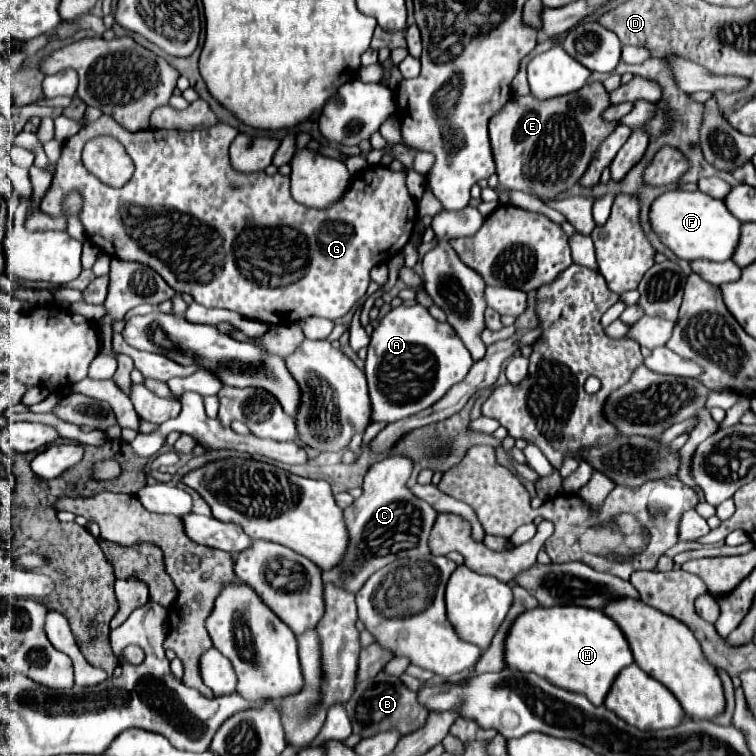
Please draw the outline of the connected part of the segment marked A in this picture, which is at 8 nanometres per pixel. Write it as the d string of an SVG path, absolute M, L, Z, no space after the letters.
M401 305L393 307L375 327L369 347L367 347L367 359L365 359L365 375L369 383L369 395L371 395L371 407L373 407L373 421L385 421L393 423L397 419L405 419L409 415L415 415L433 403L437 403L455 383L465 379L469 373L473 359L453 327L449 323L435 321L429 311L423 305Z

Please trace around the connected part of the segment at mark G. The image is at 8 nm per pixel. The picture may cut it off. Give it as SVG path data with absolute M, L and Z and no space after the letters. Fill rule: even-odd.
M101 115L95 123L87 125L85 129L81 129L77 135L73 135L71 139L67 139L63 143L61 157L57 161L57 173L55 173L55 179L53 179L49 191L43 197L41 211L47 213L47 215L55 215L55 217L65 215L65 207L63 207L65 197L69 193L73 193L73 191L79 191L81 197L83 197L83 207L81 207L79 219L83 223L87 239L93 241L93 245L99 251L107 253L109 257L119 257L119 259L125 259L125 261L139 261L139 263L145 263L145 265L153 267L169 283L171 289L175 289L179 293L183 293L183 291L189 293L203 307L229 309L229 311L239 313L245 319L263 321L267 325L273 325L273 321L275 323L291 325L291 323L297 323L297 321L307 319L307 317L325 317L325 319L339 319L339 317L343 317L365 295L367 285L369 285L369 271L371 271L371 267L387 263L397 253L401 253L401 249L409 243L409 239L413 235L413 227L415 227L415 219L417 219L417 203L409 195L409 191L405 187L405 171L391 171L391 169L381 167L381 165L369 167L367 171L363 171L363 173L353 177L351 187L347 189L347 193L343 195L343 199L339 203L335 203L333 207L329 207L325 211L317 211L317 209L309 209L309 207L299 205L299 203L293 201L293 197L289 193L289 177L283 177L279 173L275 177L269 177L263 171L259 171L259 173L235 171L231 167L231 163L229 163L229 143L235 139L235 135L237 135L237 131L233 127L221 125L221 123L209 127L209 129L193 129L193 131L183 131L183 129L147 129L147 131L129 133L129 131L121 129L109 115ZM93 135L113 135L113 137L119 137L119 141L123 143L123 147L127 149L129 157L135 163L135 175L131 177L131 181L127 185L123 185L119 189L109 187L109 185L101 183L97 177L93 177L93 173L89 173L83 167L81 151L83 151L83 145L89 139L93 139Z

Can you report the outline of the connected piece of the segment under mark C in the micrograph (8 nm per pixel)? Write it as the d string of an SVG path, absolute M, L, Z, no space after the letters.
M395 455L375 463L369 469L363 483L363 495L357 497L351 507L343 509L343 519L349 533L347 551L333 569L321 571L323 583L333 583L335 587L355 593L375 571L395 559L429 553L427 539L437 511L425 501L413 497L407 489L405 483L411 475L411 467L413 463L407 457Z

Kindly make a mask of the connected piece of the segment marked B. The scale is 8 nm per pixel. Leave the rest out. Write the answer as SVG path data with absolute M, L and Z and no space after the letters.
M383 671L377 673L373 679L359 683L351 699L345 703L345 709L351 721L353 733L359 735L361 739L373 737L383 731L399 731L401 735L409 735L427 723L427 711L417 703L415 693L409 691L397 677L385 675Z

